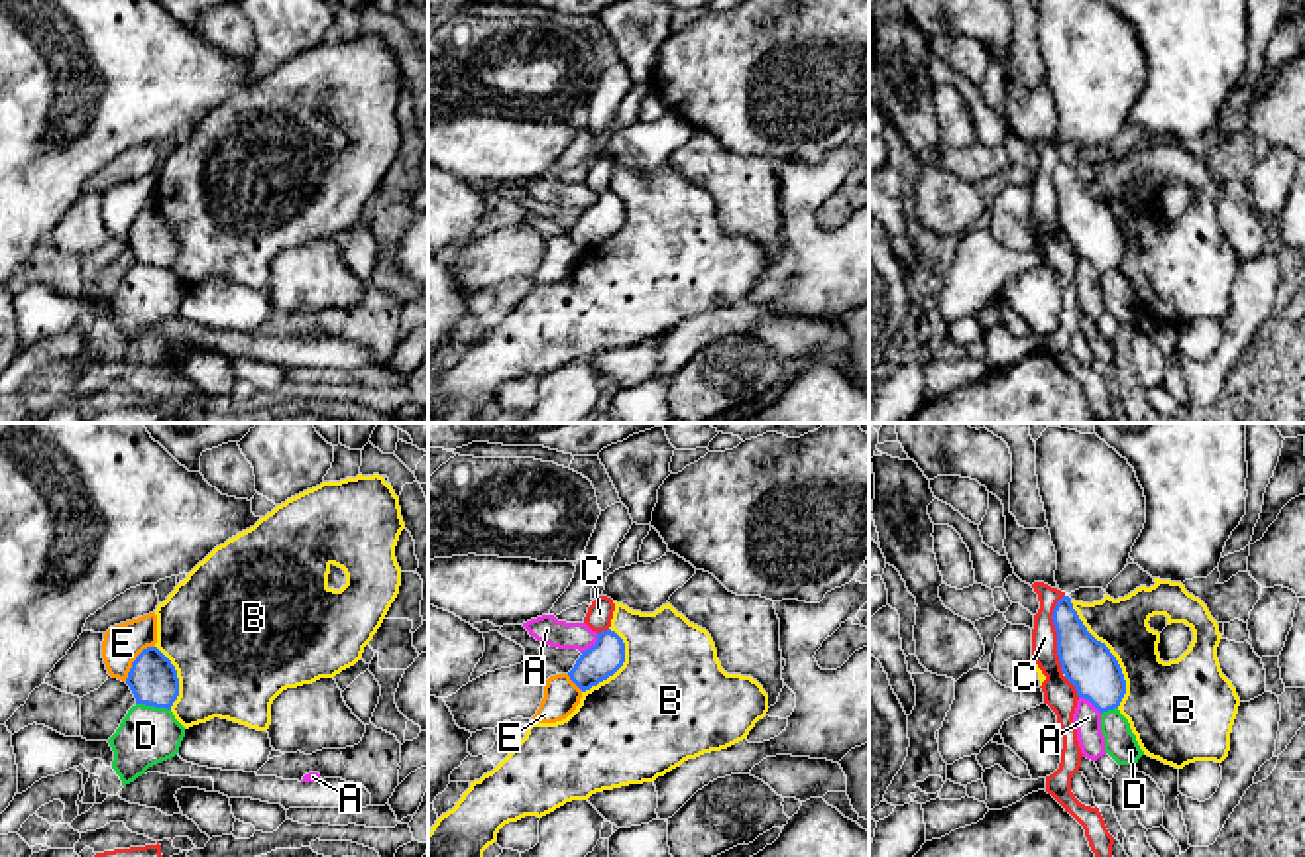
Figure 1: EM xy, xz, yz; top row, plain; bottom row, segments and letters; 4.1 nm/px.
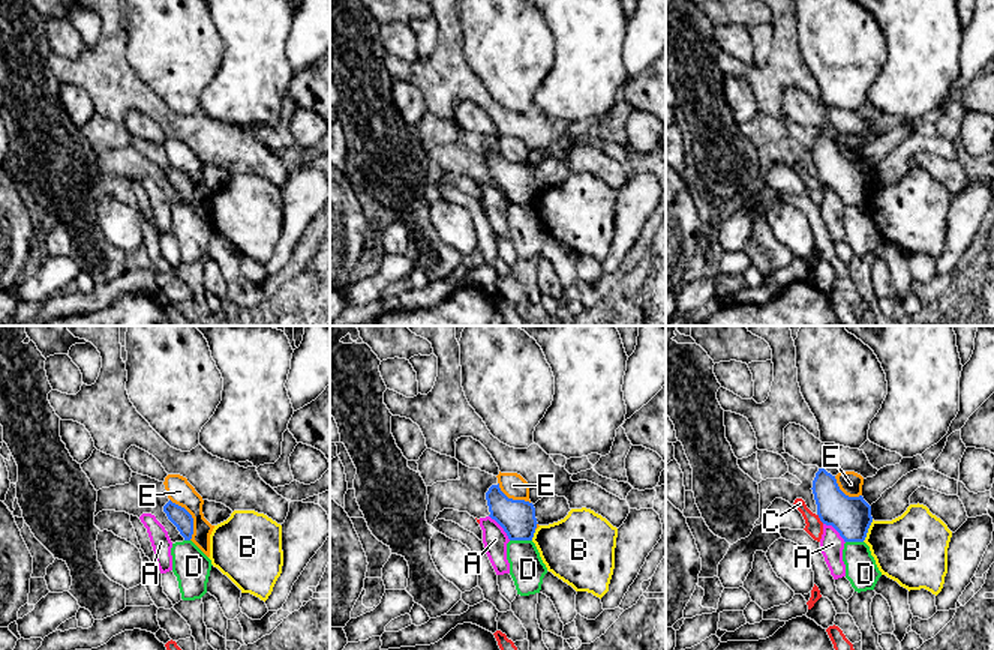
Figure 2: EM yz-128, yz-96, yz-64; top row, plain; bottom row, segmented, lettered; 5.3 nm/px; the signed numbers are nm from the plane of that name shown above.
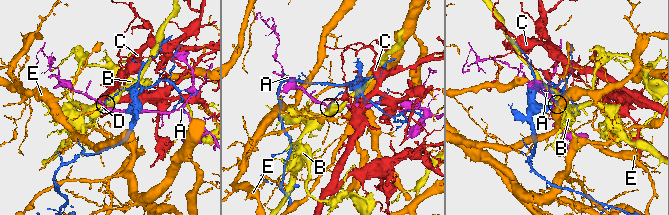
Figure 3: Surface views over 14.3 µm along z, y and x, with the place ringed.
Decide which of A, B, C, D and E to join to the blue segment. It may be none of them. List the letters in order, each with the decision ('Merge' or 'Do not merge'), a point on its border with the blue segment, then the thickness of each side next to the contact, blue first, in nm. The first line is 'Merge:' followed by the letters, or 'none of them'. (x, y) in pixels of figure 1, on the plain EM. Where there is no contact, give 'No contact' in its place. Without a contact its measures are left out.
Merge: none of them
A: Do not merge. Touches blue at xz (592, 205). Thickness 150 nm (blue) against 120 nm
B: Do not merge. Touches blue at yz (1111, 213). Thickness 200 nm (blue) against 260 nm
C: Do not merge. Touches blue at yz (1058, 193). Thickness 200 nm (blue) against 140 nm
D: Do not merge. Touches blue at xy (154, 264). Thickness 200 nm (blue) against 240 nm
E: Do not merge. Touches blue at xy (134, 221). Thickness 200 nm (blue) against 160 nm

